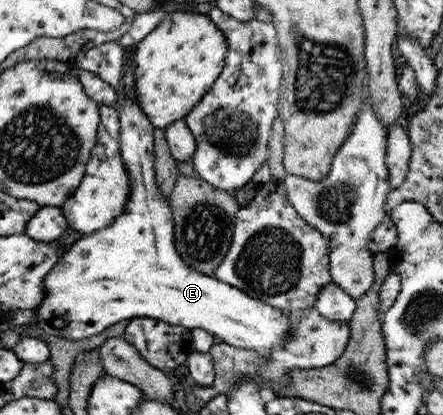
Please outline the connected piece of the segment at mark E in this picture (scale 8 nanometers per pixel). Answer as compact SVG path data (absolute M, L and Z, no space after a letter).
M136 45L124 55L124 74L122 85L125 95L122 95L122 107L118 108L121 117L120 133L122 140L122 158L126 163L128 175L131 178L131 199L126 210L115 219L114 223L103 230L82 236L75 241L66 255L48 273L43 281L44 299L35 308L36 320L31 327L44 331L46 335L62 335L68 339L78 340L83 337L98 335L114 323L123 319L150 317L178 324L188 329L202 328L209 331L216 339L242 349L256 350L266 354L273 349L282 349L293 331L293 325L285 311L272 304L254 299L240 288L224 283L215 276L196 272L186 265L175 244L175 223L170 199L163 196L161 187L157 184L155 175L155 137L152 137L154 126L144 115L138 95L135 95L135 56Z

